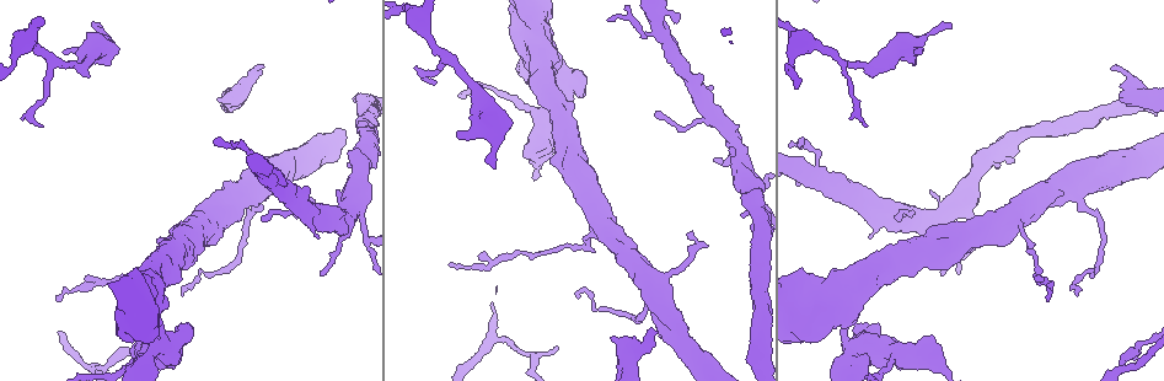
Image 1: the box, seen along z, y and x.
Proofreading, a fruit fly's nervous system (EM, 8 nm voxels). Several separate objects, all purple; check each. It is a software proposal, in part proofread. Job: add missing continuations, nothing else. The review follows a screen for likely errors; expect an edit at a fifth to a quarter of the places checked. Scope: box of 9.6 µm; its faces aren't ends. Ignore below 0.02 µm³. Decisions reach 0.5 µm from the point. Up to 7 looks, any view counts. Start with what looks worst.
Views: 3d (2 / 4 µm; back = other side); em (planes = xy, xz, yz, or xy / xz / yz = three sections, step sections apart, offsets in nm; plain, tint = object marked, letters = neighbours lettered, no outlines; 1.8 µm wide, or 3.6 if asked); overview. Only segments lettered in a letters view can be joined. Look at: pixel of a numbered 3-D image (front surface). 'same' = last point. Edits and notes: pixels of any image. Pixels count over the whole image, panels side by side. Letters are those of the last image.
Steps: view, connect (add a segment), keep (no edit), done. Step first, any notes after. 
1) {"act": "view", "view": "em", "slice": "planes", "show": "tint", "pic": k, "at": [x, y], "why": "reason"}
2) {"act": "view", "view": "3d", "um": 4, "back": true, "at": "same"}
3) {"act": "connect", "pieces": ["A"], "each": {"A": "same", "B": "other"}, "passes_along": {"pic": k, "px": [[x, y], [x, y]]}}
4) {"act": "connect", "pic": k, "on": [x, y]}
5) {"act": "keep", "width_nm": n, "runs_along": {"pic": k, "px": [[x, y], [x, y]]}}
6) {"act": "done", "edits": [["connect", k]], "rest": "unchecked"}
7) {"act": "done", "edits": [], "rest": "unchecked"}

{"act": "view", "view": "em", "slice": "xz", "step": 4, "show": "tint", "pic": 1, "at": [261, 68], "why": "an open end"}

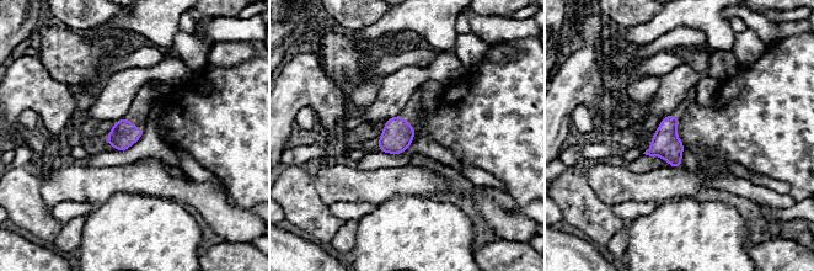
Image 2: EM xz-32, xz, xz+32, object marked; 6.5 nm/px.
{"act": "view", "view": "em", "slice": "planes", "show": "letters", "at": "same"}

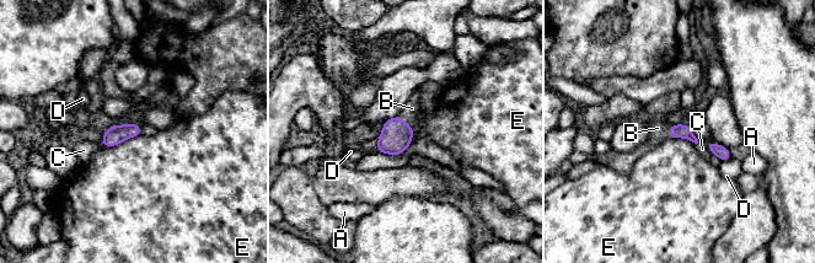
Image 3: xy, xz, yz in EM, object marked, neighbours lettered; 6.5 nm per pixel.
{"act": "connect", "pieces": ["B"], "each": {"A": "other", "B": "same", "C": "other", "D": "other", "E": "other"}, "passes_along": {"pic": 3, "px": [[680, 130], [669, 132], [658, 128]]}, "found": "it goes on there"}

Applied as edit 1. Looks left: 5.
{"act": "view", "view": "overview", "why": "see it whole again"}

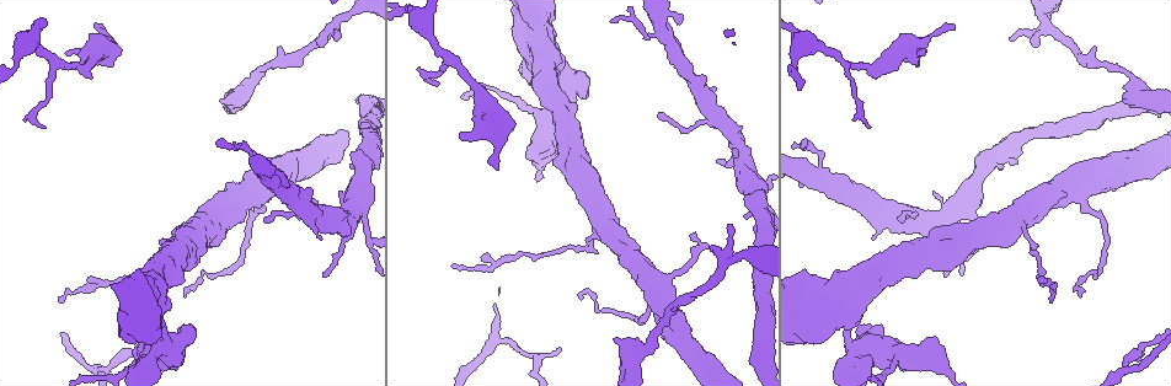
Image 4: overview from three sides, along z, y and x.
{"act": "view", "view": "3d", "um": 4, "back": true, "pic": 4, "at": [168, 346], "why": "thin neck"}

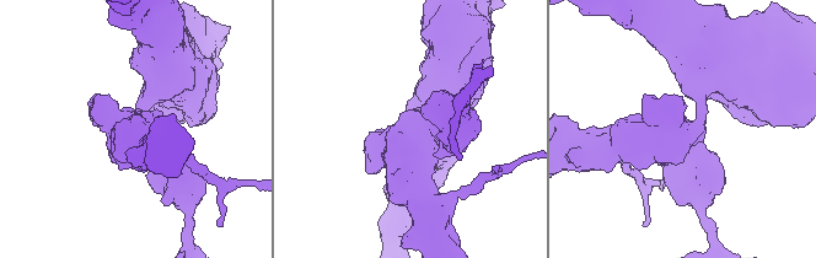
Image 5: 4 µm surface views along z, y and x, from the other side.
{"act": "view", "view": "em", "um": 3.6, "slice": "planes", "show": "letters", "pic": 5, "at": [685, 133]}

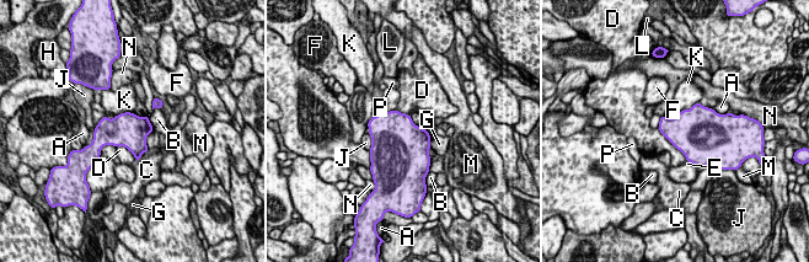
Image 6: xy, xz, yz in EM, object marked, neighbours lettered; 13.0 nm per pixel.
{"act": "keep", "each": {"A": "other", "B": "other", "C": "other", "D": "other", "E": "other", "F": "other", "G": "other", "H": "other", "J": "other", "K": "other", "L": "other", "M": "other", "N": "other", "P": "other"}, "border": {"pic": 6, "px": [[410, 115], [411, 119], [423, 128]]}, "found": "none of them fits"}

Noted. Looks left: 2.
{"act": "view", "view": "3d", "um": 4, "pic": 4, "at": [101, 24], "why": "tapers out"}

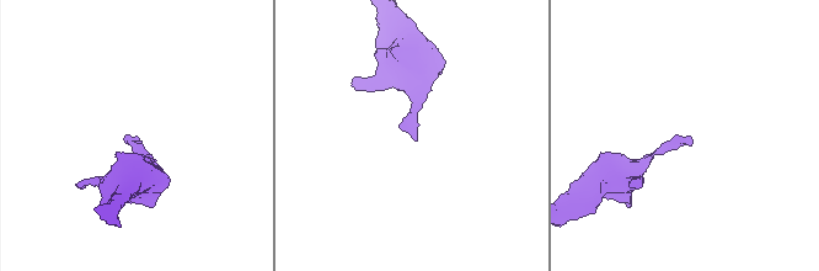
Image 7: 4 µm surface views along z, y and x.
{"act": "view", "view": "em", "slice": "yz", "step": 16, "show": "letters", "pic": 7, "at": [416, 138], "why": "shape alone is not enough"}

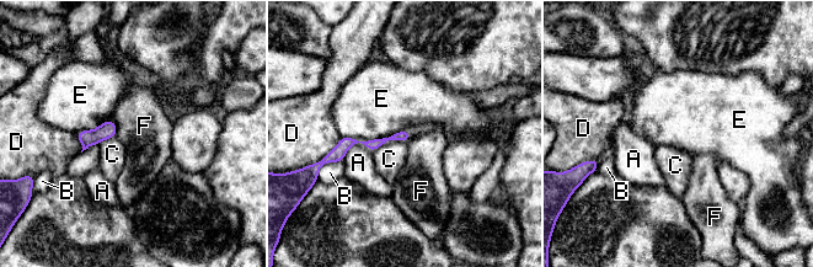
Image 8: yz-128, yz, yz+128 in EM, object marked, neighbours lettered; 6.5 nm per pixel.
{"act": "keep", "longest_contact_nm": ["E", 460], "each": {"A": "other", "B": "other", "C": "other", "D": "other", "E": "other", "F": "other"}, "border": {"pic": 8, "px": [[111, 119], [116, 123], [115, 137]]}, "found": "no lettered segment goes on from it"}

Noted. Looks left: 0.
{"act": "done", "edits": [["connect", 3]], "rest": "unchecked"}

